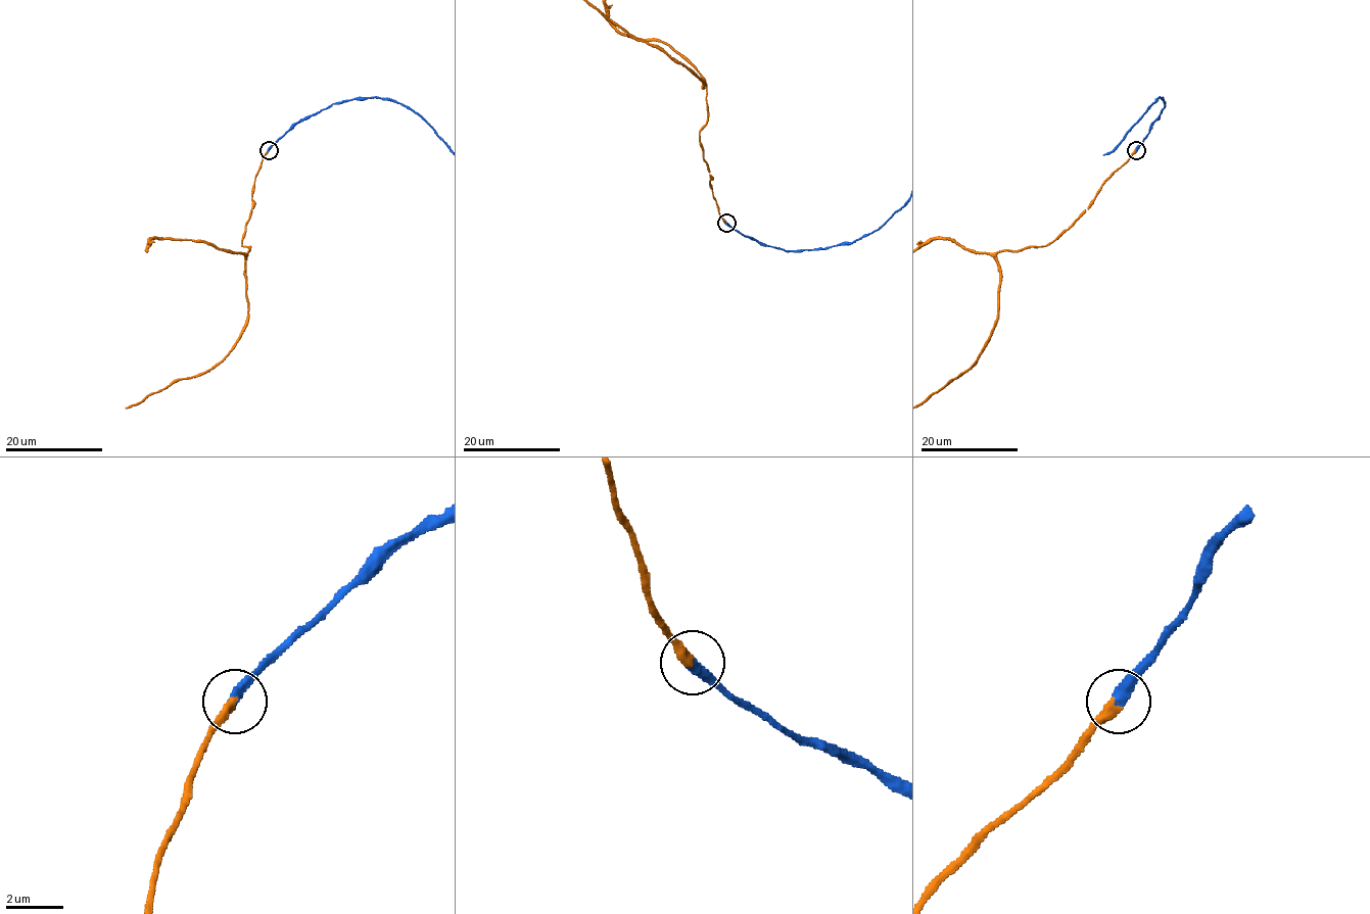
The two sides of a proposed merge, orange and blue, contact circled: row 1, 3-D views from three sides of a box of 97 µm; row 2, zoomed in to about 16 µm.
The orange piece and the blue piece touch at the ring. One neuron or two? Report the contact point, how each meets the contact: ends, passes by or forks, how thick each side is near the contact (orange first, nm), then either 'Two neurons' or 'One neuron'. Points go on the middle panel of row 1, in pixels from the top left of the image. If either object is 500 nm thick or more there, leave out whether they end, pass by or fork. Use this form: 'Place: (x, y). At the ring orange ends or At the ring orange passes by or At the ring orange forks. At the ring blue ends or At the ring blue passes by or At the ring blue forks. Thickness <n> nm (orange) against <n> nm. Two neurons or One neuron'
Place: (726, 223). At the ring orange ends. At the ring blue ends. Thickness 380 nm (orange) against 400 nm. One neuron

